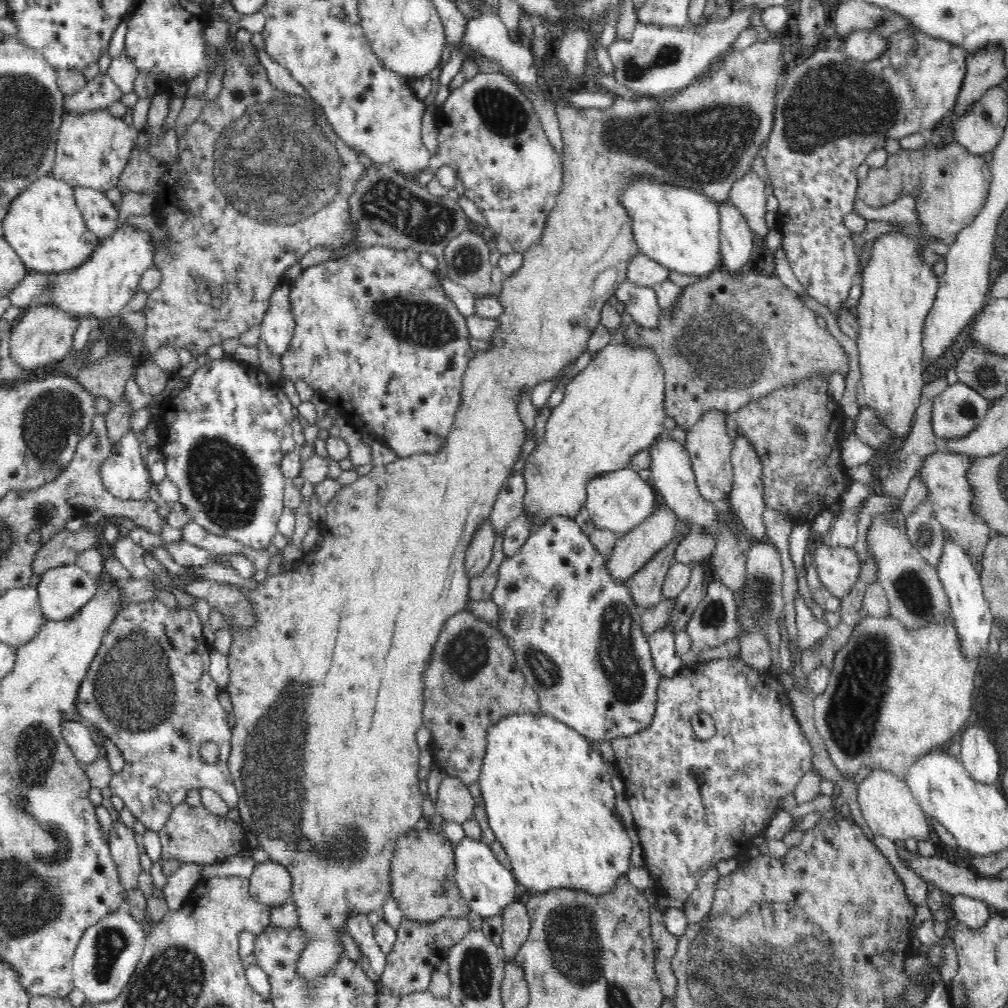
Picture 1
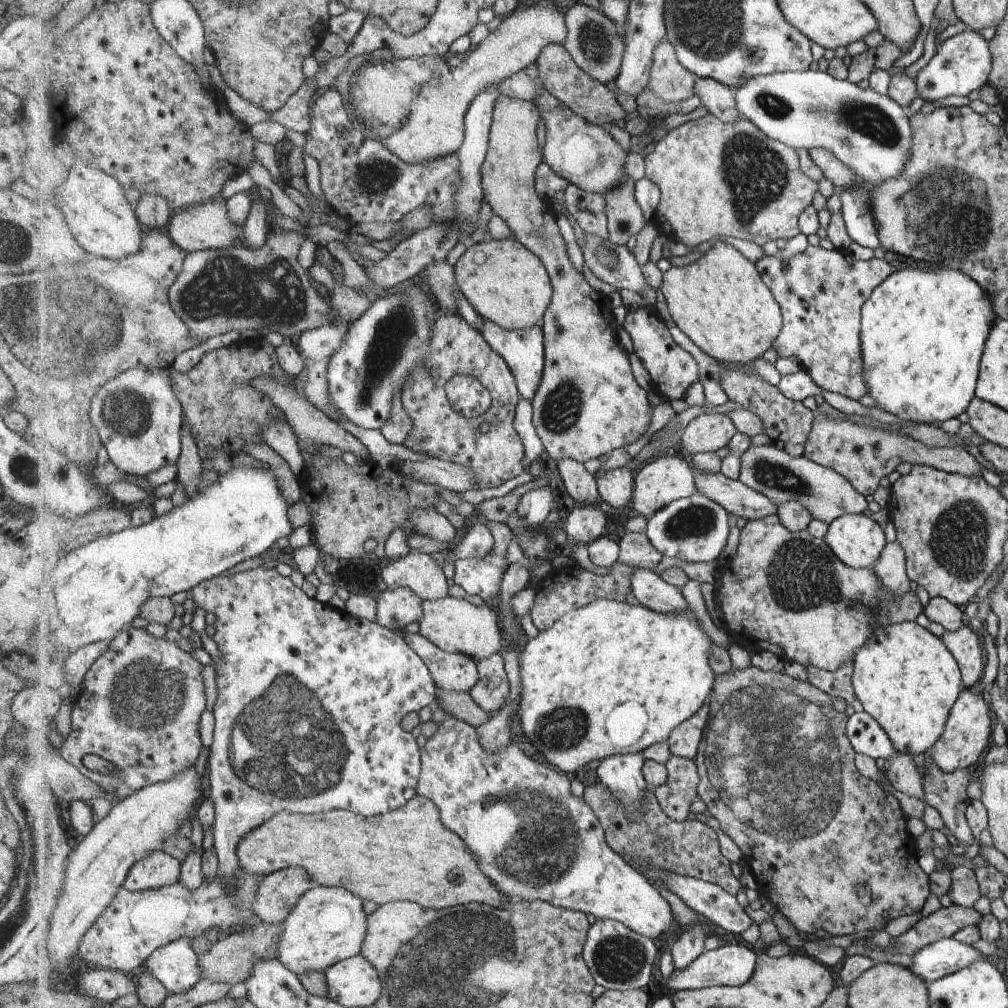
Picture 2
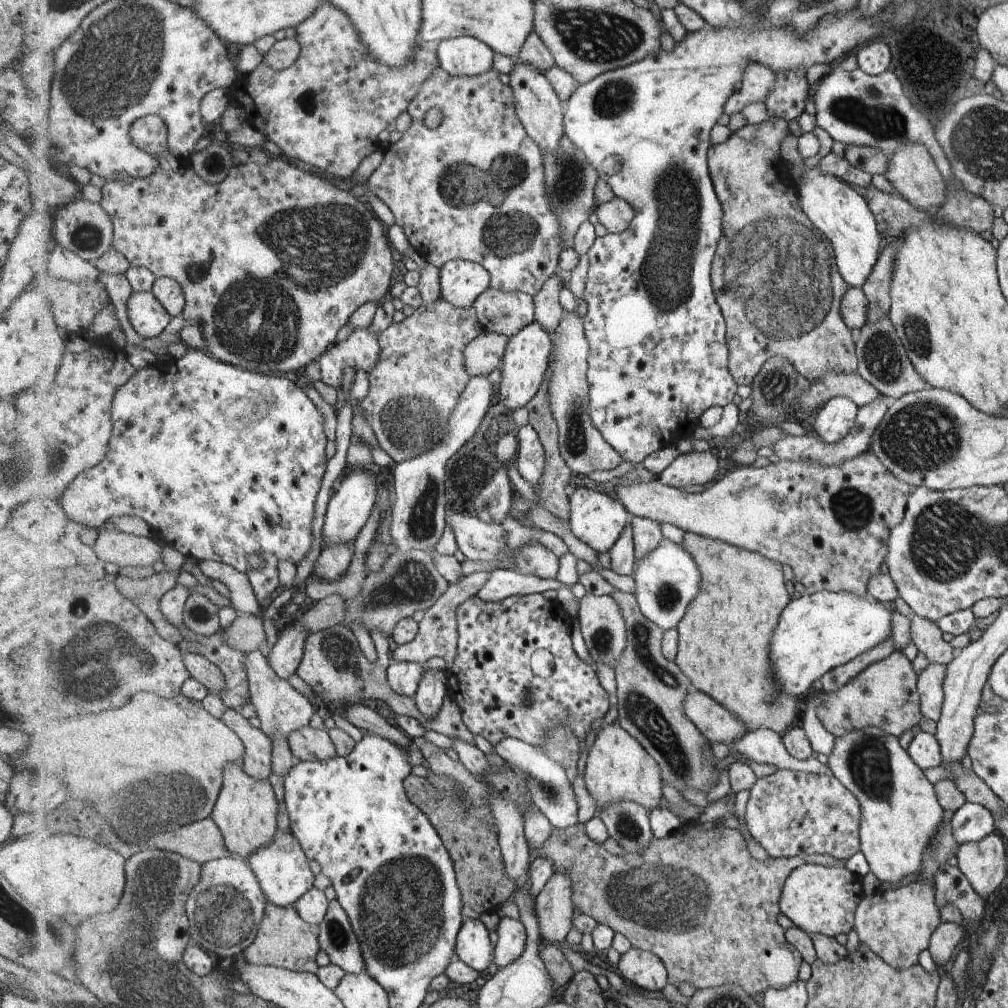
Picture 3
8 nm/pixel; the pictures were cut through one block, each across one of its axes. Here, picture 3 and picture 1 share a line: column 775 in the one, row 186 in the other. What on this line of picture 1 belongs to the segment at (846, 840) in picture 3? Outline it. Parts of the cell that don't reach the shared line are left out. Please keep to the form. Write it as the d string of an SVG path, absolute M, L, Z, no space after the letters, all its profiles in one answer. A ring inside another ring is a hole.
M912 27L892 33L889 36L889 40L888 52L882 58L872 60L872 62L859 62L849 58L841 49L837 49L829 44L814 52L810 58L798 61L796 66L790 68L790 71L779 82L774 111L774 128L766 142L767 155L763 159L769 173L772 192L779 200L776 226L781 234L783 252L798 282L804 286L805 292L812 298L815 298L822 306L826 306L834 316L838 316L845 309L844 302L846 302L846 298L850 294L850 288L854 284L856 274L860 271L857 264L857 256L854 255L852 232L842 223L844 216L848 212L853 211L855 200L857 199L857 186L860 182L856 177L856 169L860 164L864 164L866 154L870 154L876 148L884 148L886 140L890 140L890 138L898 140L898 138L900 139L913 133L928 133L935 129L938 122L947 114L950 114L955 107L967 71L967 60L970 55L968 50L960 45L954 45L950 41L934 38Z

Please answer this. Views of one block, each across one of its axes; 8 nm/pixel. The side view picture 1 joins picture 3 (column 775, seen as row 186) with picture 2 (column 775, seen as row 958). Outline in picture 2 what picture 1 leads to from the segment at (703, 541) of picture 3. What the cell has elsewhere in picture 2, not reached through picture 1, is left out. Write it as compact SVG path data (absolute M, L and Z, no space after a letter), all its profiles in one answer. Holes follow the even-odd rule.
M716 241L699 259L664 272L661 292L673 321L706 354L717 361L750 364L772 348L784 328L784 313L769 286L761 280L756 264L747 260L737 248Z

